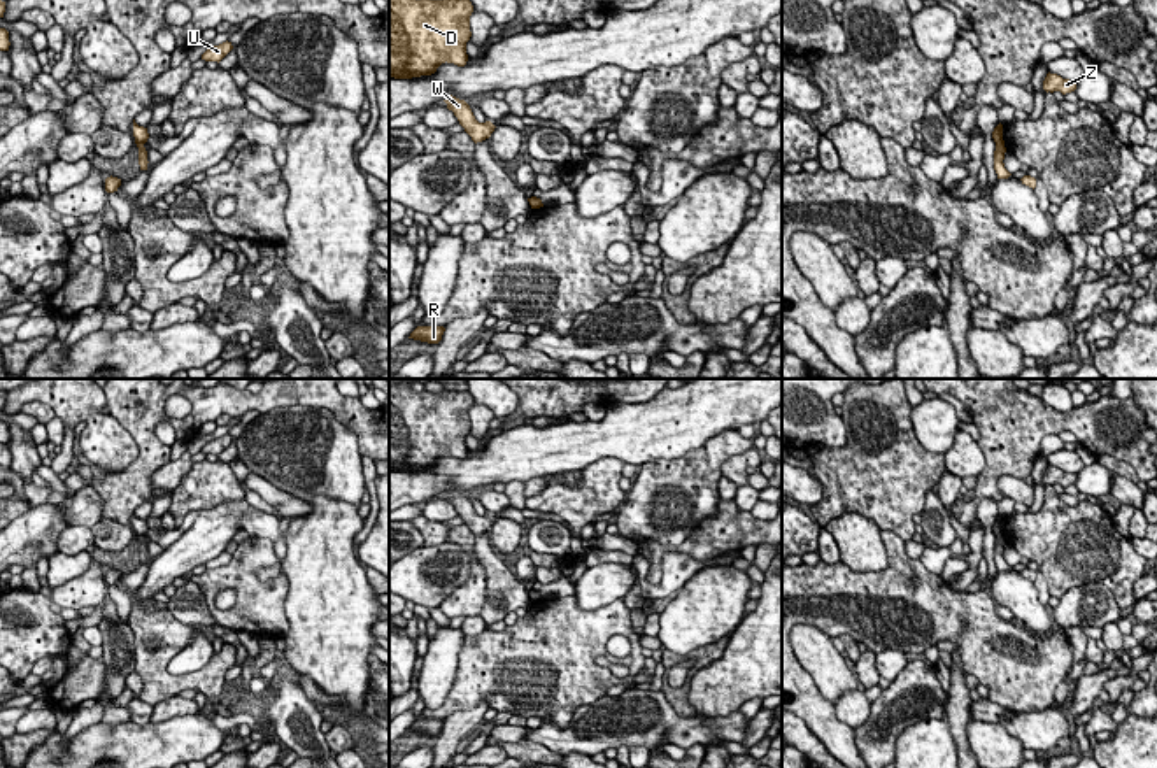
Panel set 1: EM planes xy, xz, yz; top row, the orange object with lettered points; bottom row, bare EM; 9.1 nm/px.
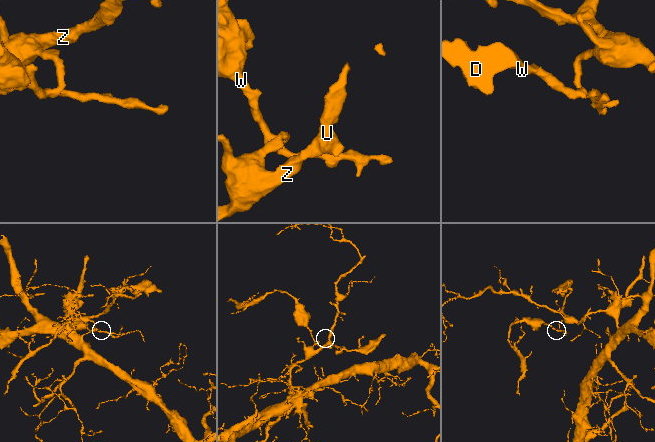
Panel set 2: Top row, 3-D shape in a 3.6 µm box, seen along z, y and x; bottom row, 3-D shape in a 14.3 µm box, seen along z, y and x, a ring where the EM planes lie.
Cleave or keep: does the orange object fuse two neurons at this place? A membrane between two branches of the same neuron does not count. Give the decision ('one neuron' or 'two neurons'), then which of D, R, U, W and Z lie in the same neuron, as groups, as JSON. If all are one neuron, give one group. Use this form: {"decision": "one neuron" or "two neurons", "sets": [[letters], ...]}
{"decision": "two neurons", "sets": [["D", "W"], ["R", "U", "Z"]]}

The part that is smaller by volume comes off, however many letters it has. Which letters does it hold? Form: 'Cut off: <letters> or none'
Cut off: D, W

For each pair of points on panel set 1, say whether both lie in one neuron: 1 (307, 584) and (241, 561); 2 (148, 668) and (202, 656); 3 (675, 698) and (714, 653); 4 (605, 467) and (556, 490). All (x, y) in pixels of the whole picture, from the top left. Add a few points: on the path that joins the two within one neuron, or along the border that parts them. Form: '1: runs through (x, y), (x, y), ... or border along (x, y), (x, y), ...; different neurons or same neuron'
1: border along (281, 568), (288, 583), (286, 619); different neurons
2: border along (195, 632), (170, 660), (169, 672), (172, 675); different neurons
3: runs through (686, 686), (688, 675), (702, 661); same neuron
4: runs through (593, 479), (581, 491), (568, 491); same neuron

